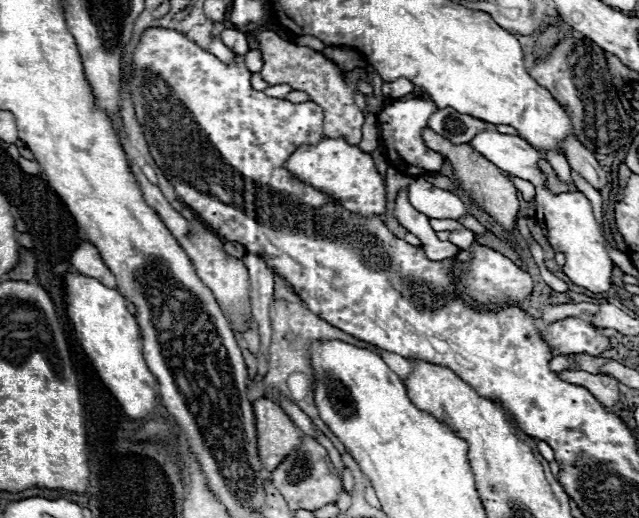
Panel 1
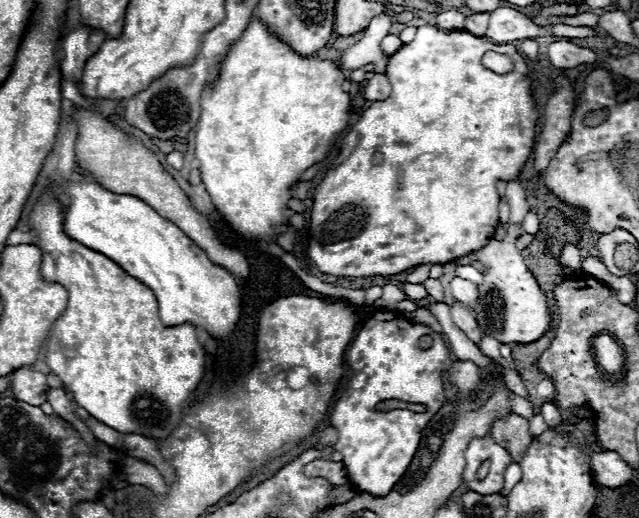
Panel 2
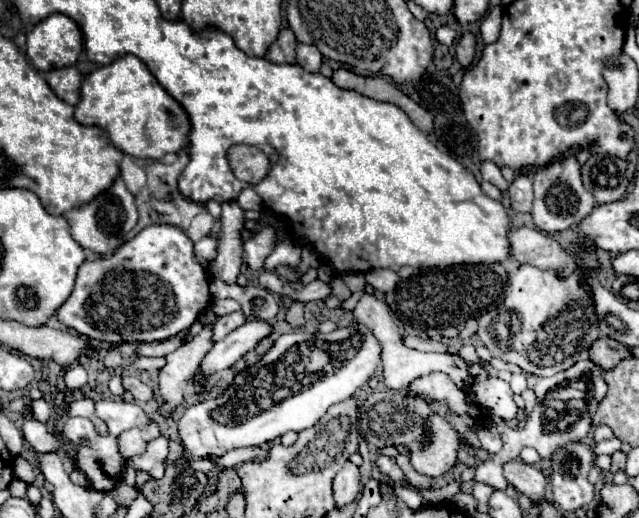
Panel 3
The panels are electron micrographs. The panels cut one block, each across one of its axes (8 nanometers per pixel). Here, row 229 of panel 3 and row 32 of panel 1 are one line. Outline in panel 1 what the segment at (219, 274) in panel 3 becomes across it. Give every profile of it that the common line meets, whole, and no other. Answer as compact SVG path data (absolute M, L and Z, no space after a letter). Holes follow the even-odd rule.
M226 28L222 34L220 34L220 40L234 52L234 54L246 54L250 50L250 44L248 44L248 38L244 32L236 30L236 28Z

